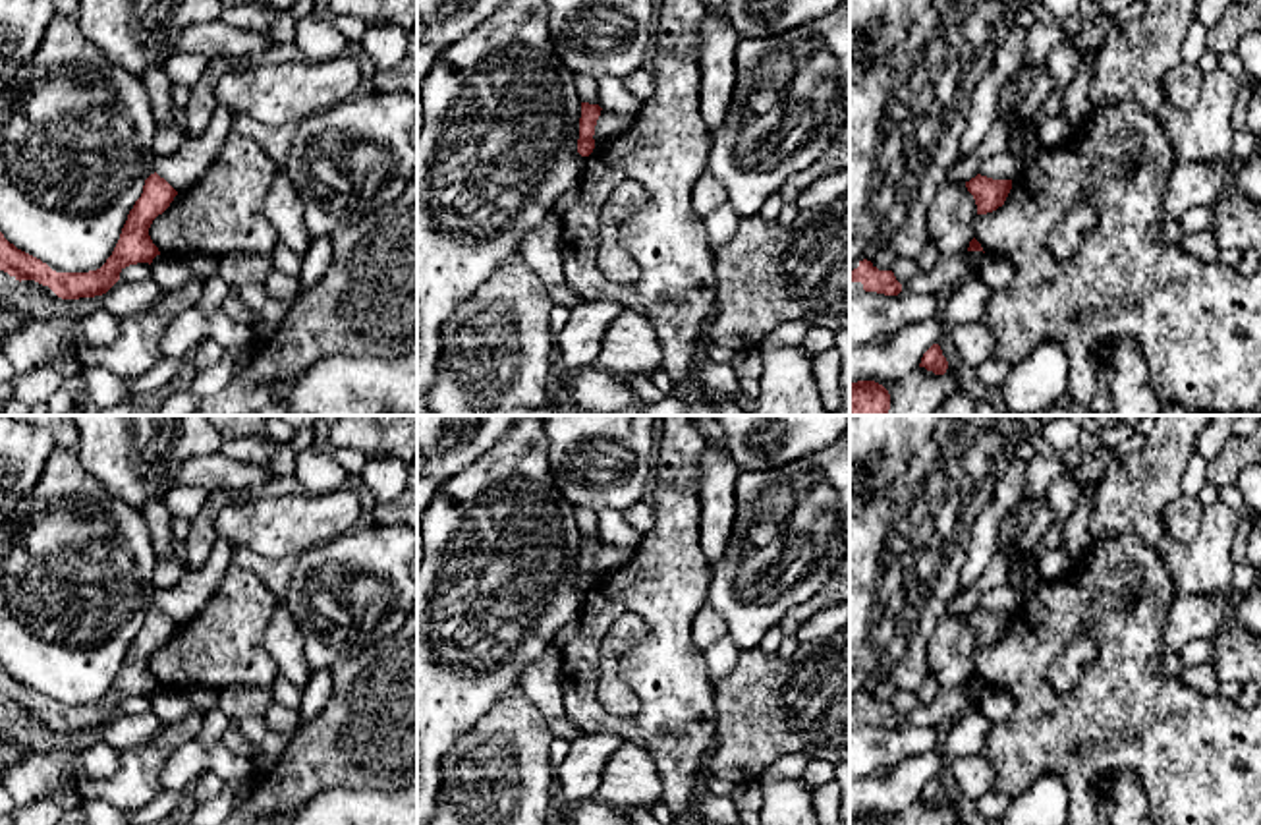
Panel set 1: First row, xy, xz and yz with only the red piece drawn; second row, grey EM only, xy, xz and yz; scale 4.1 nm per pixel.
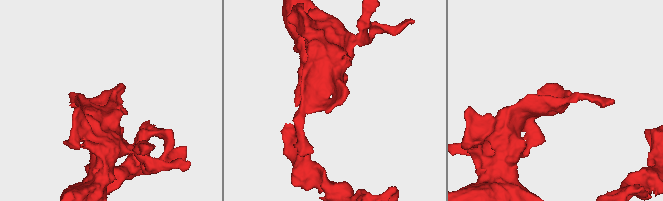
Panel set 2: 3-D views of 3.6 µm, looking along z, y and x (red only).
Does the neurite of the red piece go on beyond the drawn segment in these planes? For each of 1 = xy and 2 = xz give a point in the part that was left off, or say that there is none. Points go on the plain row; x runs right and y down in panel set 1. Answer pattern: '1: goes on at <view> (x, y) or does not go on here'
1: does not go on here
2: does not go on here

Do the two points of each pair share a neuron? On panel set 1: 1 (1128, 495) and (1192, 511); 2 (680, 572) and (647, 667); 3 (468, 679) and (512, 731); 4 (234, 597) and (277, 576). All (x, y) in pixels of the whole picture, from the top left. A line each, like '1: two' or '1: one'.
1: two
2: one
3: two
4: two

